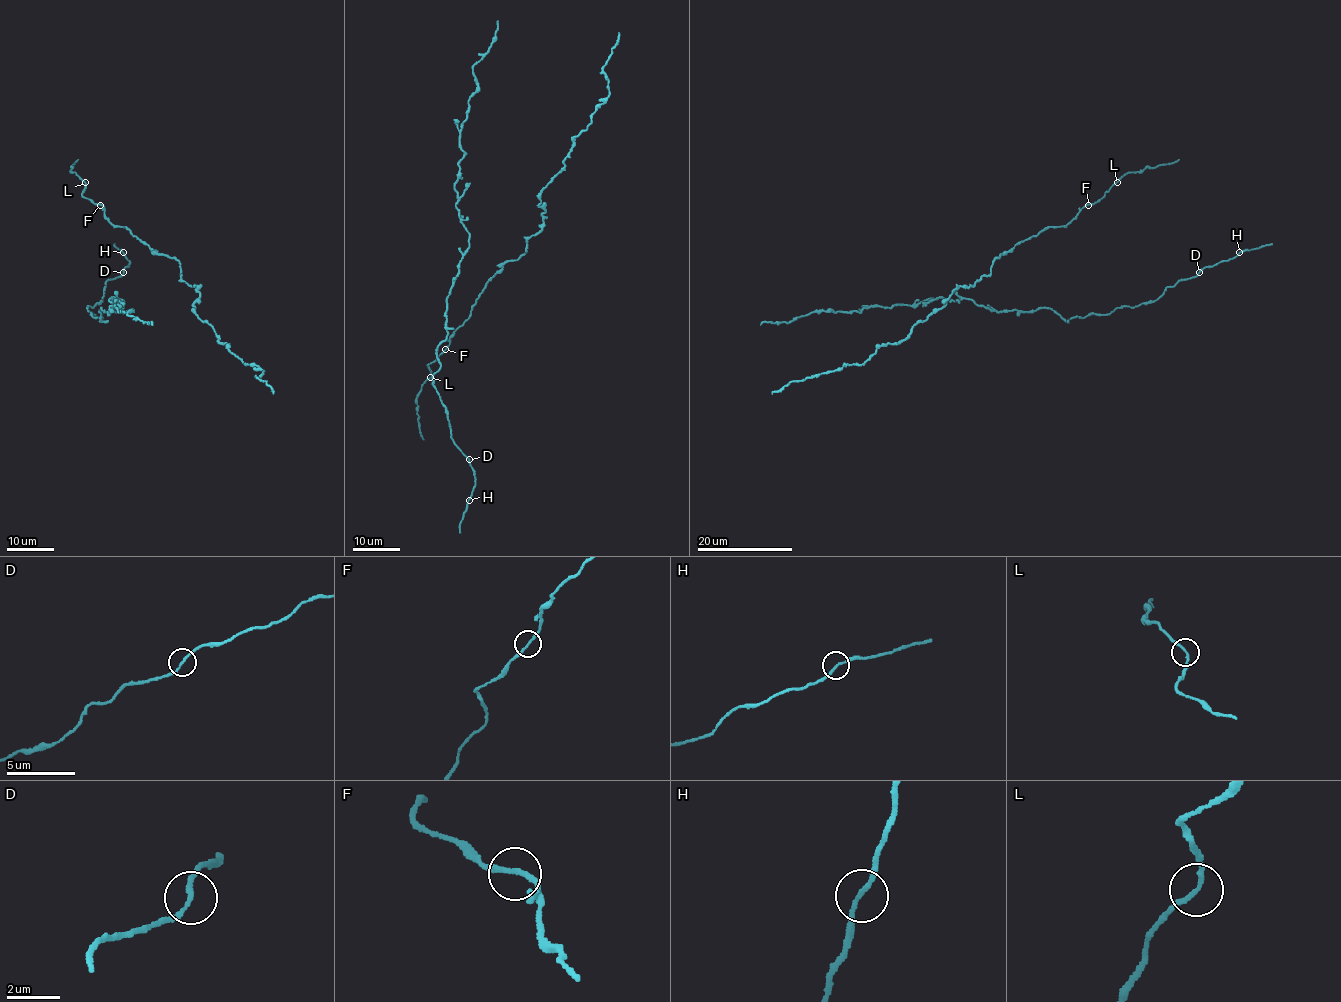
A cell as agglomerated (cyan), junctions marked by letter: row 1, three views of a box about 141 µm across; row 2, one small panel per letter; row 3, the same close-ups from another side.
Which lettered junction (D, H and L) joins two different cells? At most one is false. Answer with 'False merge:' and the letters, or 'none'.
False merge: none

